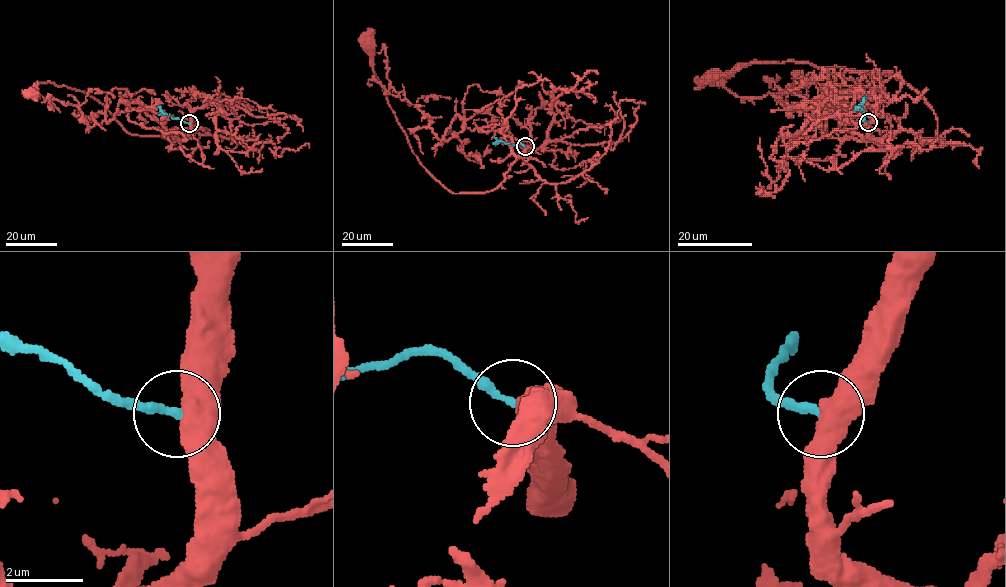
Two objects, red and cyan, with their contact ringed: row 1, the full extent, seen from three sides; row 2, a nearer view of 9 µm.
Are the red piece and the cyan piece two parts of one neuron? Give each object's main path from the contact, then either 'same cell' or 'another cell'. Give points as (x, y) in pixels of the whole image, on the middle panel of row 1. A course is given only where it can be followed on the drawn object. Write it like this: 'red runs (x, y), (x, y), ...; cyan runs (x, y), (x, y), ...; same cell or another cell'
red runs (525, 146), (505, 179), (493, 190), (448, 190), (411, 148), (374, 72), (373, 44), (369, 44); cyan runs (525, 146), (520, 143), (492, 143); same cell

